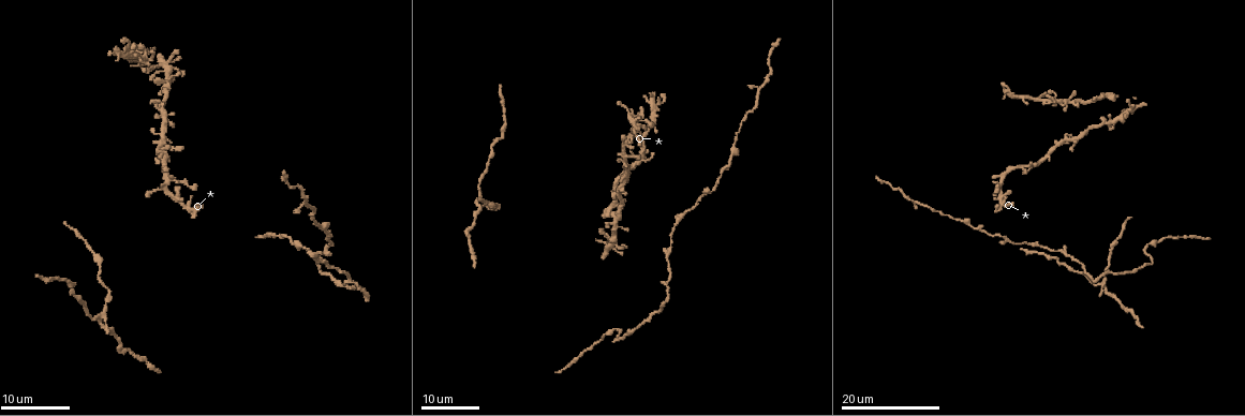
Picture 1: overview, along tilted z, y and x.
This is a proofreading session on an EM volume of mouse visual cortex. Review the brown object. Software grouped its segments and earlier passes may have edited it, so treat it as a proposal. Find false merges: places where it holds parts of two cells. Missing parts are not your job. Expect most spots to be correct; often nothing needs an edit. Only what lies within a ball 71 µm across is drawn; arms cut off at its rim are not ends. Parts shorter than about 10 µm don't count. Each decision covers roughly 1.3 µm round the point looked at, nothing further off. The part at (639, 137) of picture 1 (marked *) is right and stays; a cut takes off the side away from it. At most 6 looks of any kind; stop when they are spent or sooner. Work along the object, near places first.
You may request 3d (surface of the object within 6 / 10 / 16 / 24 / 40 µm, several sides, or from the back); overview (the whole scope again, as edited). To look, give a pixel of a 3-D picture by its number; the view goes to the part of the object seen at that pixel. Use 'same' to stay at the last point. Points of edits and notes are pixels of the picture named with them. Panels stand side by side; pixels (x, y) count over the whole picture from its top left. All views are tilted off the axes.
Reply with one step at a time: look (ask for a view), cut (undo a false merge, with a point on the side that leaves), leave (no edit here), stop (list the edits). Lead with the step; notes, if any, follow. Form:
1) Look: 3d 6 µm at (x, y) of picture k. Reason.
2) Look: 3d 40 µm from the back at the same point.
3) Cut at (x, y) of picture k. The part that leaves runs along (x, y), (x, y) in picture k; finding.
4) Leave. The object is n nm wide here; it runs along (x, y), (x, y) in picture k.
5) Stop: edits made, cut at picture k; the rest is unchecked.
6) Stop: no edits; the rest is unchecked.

Look: 3d 24 µm at (755, 101) of picture 1. Thin neck.

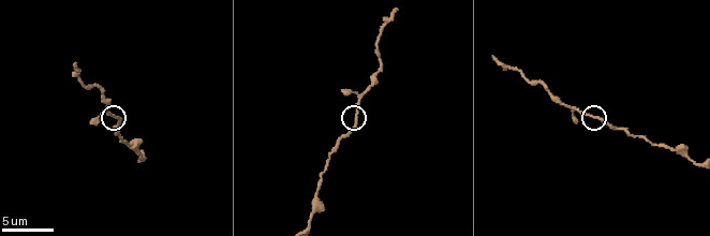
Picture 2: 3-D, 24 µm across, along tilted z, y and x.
Look: 3d 6 µm at (356, 114) of picture 2.

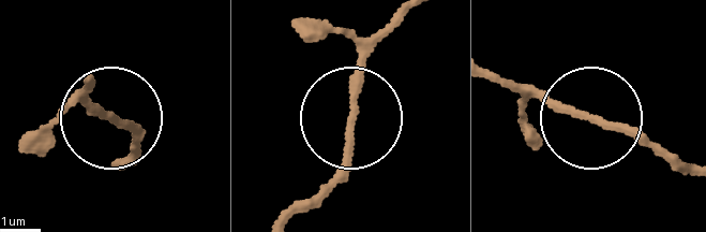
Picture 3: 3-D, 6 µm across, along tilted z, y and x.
Leave. It runs along (686, 162), (505, 81) in picture 3; one cell here.

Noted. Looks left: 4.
Look: 3d 10 µm at (309, 221) of picture 2. Thin neck.

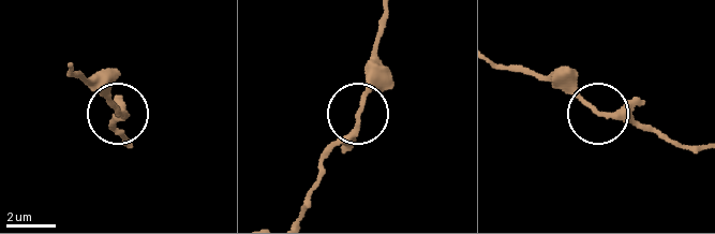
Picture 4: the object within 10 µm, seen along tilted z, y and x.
Leave. The object is 170 nm wide here; continuous, no second cell.

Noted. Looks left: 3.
Look: 3d 24 µm at (185, 207) of picture 1. Sudden change in width.

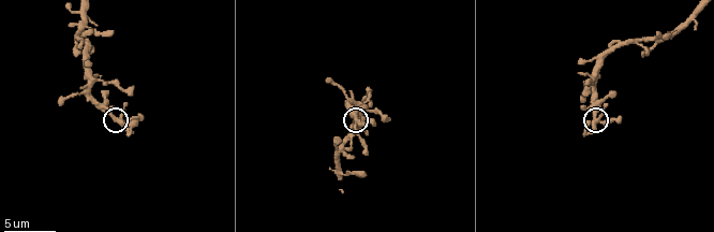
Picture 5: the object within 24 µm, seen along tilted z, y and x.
Look: 3d 10 µm at (116, 119) of picture 5.

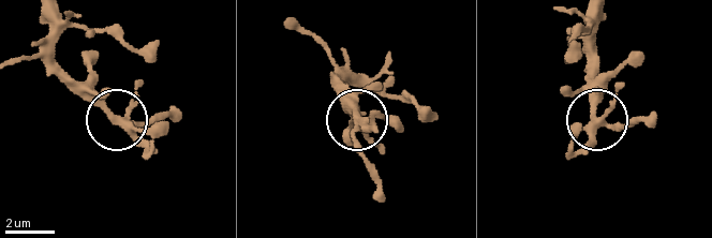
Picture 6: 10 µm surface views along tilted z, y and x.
Look: 3d 10 µm from the back at (124, 121) of picture 6.

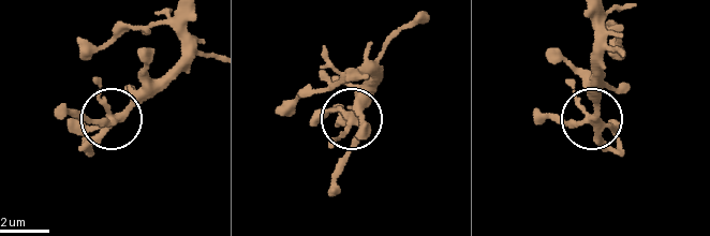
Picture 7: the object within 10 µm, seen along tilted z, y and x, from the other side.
Leave. 5 arms meet here; continuous, no second cell.

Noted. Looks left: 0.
Stop: no edits; the rest is unchecked.

